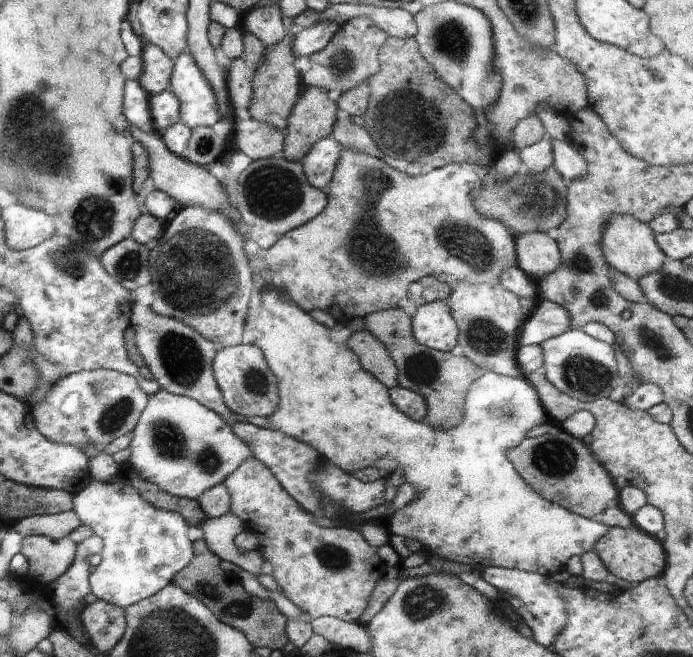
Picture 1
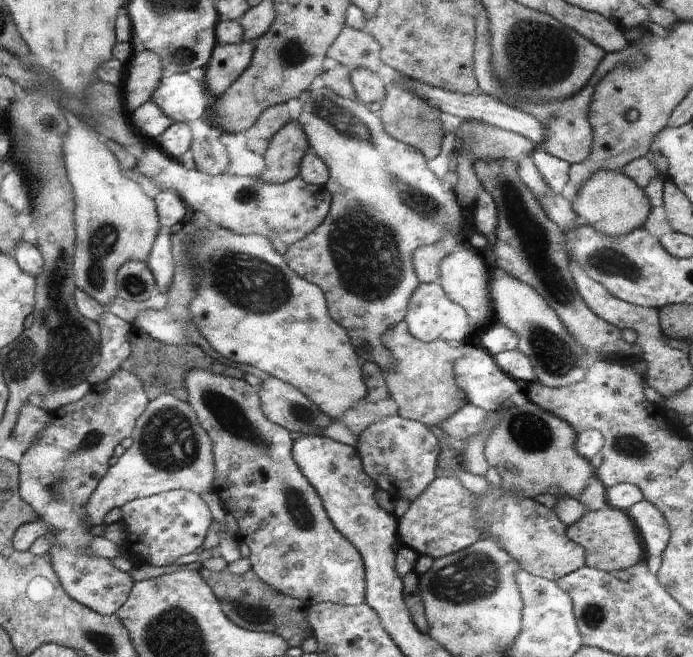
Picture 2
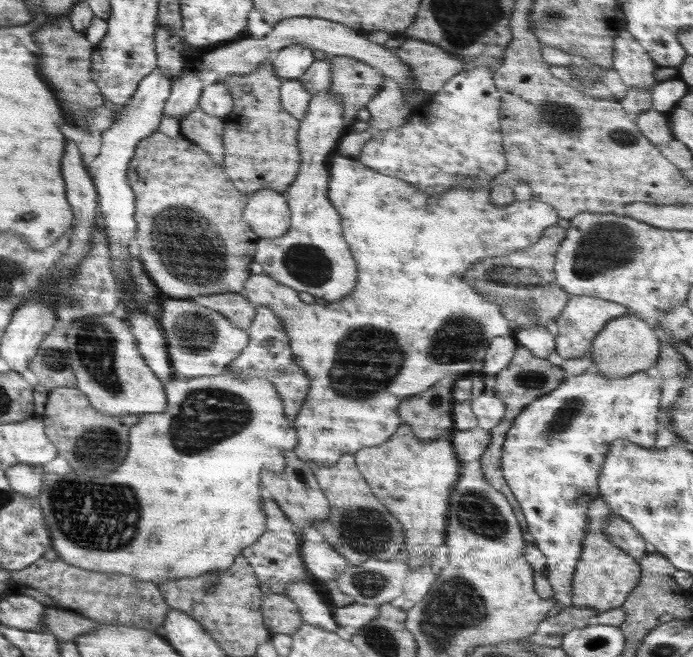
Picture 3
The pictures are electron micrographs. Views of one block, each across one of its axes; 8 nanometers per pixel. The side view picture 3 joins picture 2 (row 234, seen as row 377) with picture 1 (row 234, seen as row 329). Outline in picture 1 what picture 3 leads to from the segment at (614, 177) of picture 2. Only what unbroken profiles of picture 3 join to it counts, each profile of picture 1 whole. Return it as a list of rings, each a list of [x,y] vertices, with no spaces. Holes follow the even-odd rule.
[[[615,215],[607,223],[601,239],[601,250],[603,258],[612,270],[636,281],[656,273],[668,260],[655,242],[655,234],[647,224],[627,215]]]

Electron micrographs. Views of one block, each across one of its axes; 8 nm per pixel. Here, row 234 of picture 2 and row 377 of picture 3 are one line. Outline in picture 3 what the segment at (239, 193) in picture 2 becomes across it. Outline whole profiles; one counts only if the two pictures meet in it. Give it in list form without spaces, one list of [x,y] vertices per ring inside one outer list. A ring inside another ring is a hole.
[[[262,305],[254,306],[256,315],[251,325],[246,329],[249,335],[249,344],[230,364],[230,370],[240,376],[254,376],[269,380],[276,389],[284,404],[284,416],[292,420],[292,424],[300,412],[300,406],[304,404],[304,397],[308,394],[310,382],[306,378],[303,368],[295,362],[295,356],[290,351],[290,339],[284,331],[280,317],[274,315],[274,311]]]

